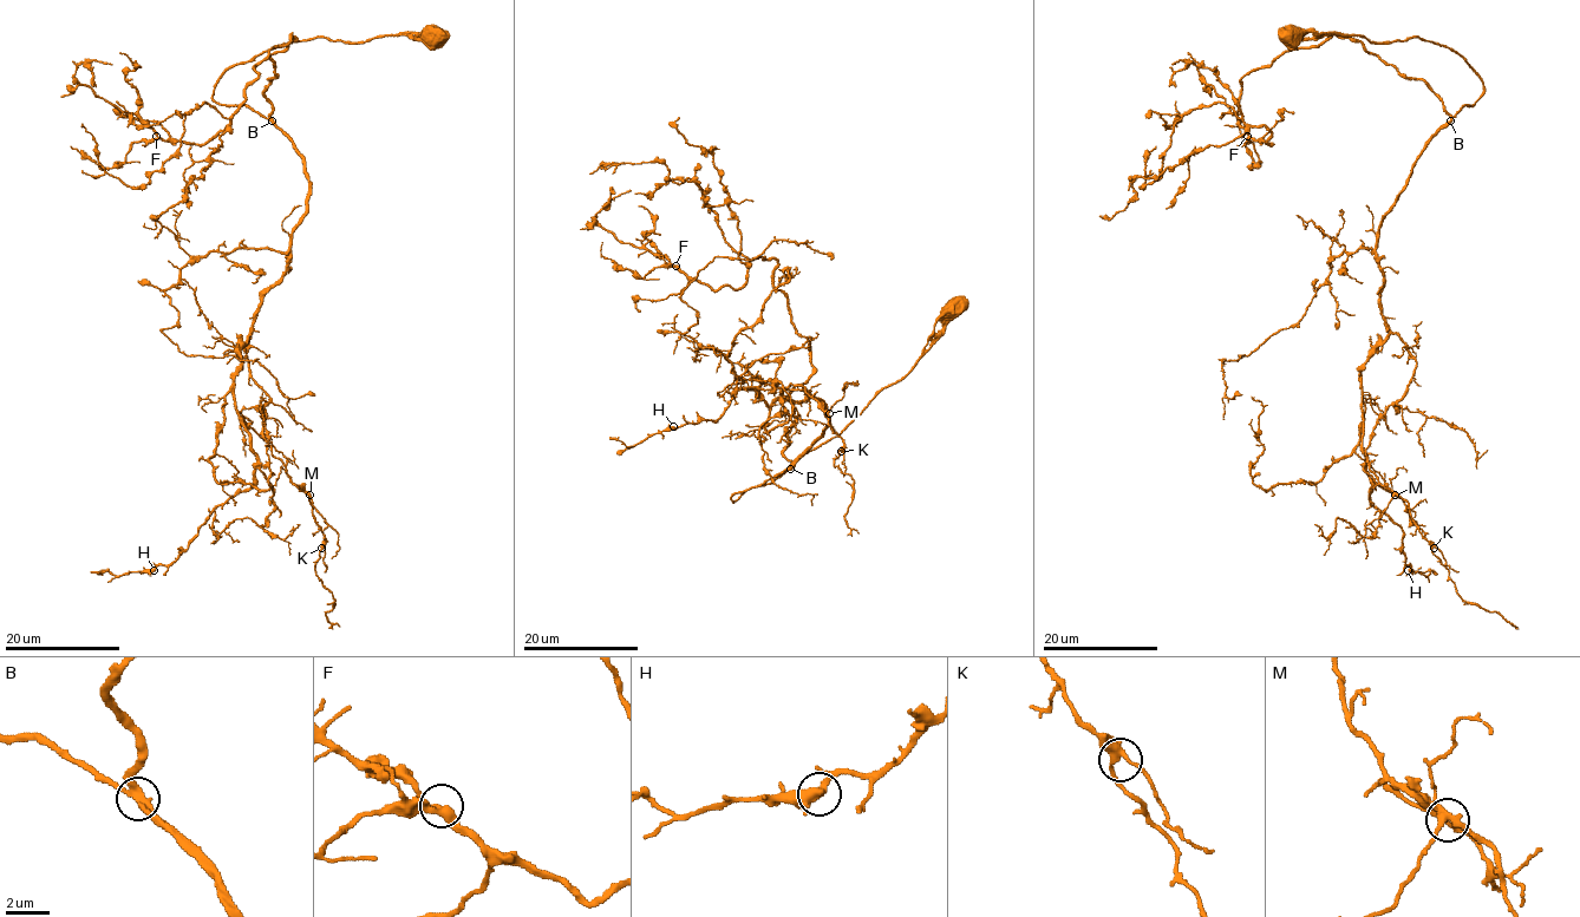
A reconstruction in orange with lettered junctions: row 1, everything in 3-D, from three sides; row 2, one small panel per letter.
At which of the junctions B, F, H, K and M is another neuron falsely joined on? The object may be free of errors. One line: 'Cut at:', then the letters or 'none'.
Cut at: none

